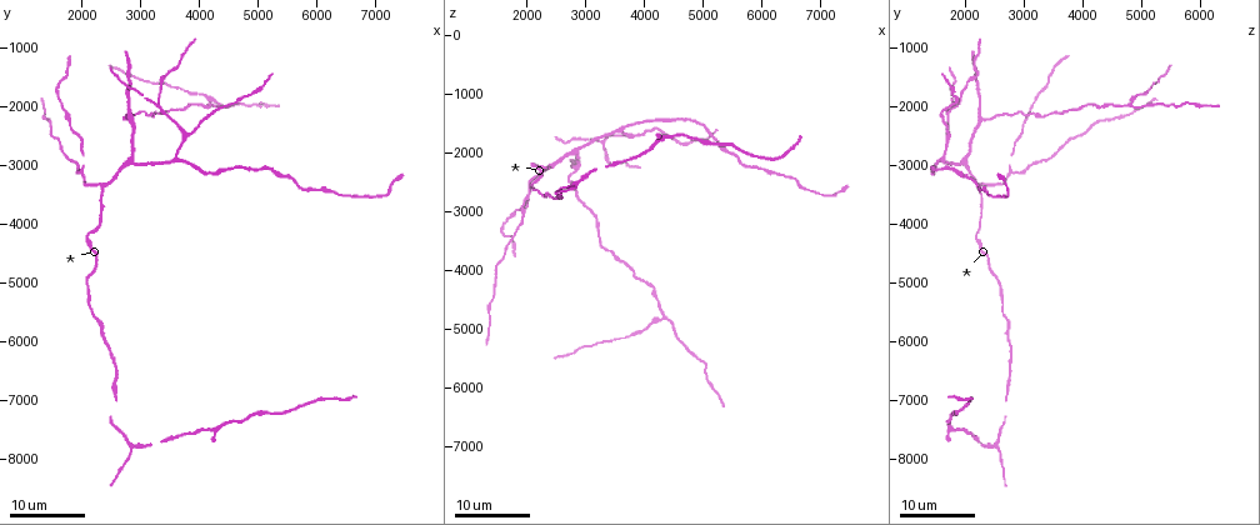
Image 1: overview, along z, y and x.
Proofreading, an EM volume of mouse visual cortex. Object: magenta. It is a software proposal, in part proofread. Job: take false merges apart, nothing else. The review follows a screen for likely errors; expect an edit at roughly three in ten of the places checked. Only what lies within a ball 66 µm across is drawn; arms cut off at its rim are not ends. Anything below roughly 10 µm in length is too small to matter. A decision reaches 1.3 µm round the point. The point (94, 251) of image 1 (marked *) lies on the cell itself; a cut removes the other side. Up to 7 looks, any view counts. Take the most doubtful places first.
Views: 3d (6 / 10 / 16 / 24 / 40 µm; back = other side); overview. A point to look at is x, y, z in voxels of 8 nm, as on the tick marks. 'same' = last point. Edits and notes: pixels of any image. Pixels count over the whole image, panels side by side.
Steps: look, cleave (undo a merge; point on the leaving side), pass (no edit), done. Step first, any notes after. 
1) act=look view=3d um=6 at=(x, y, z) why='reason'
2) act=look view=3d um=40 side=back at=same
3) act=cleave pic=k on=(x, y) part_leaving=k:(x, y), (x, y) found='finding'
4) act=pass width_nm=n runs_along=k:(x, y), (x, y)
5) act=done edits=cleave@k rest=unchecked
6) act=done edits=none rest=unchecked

act=look view=3d um=24 at=(3550, 2800, 1650) why='arms part here'

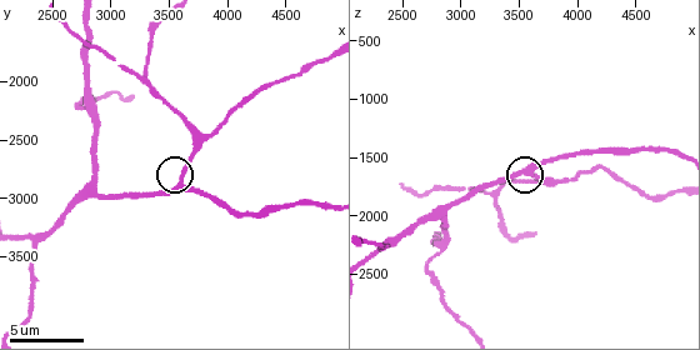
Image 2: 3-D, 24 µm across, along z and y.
act=look view=3d um=6 at=(3600, 2860, 1620)

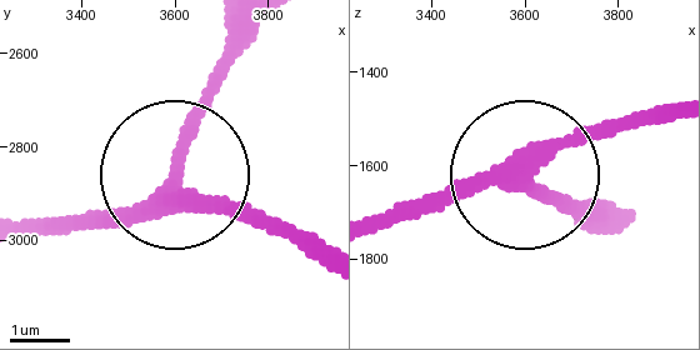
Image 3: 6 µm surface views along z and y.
act=look view=3d um=6 side=back at=(3600, 2860, 1630) why='other side'

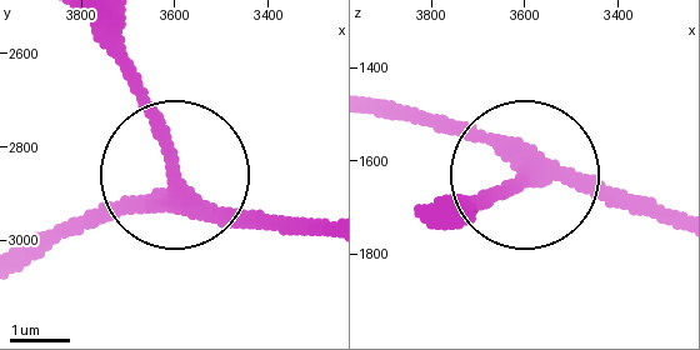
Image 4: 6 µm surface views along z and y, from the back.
act=pass arms=3 runs_along=4:(679, 226), (545, 171), (440, 201) found='continuous, no second cell'

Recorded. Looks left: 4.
act=look view=3d um=24 at=(4300, 1950, 4800) why='arms part here'

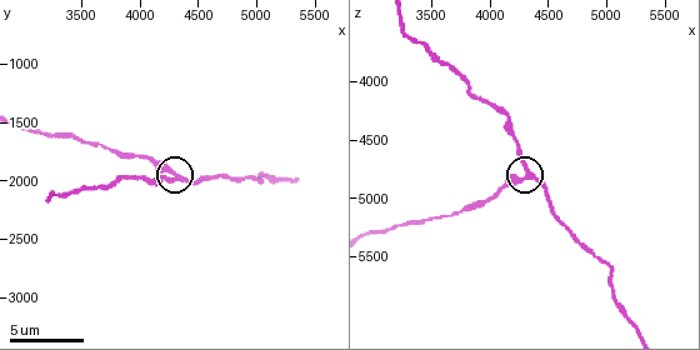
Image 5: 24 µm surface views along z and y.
act=look view=3d um=6 at=(4340, 1980, 4840) why='zoom in'

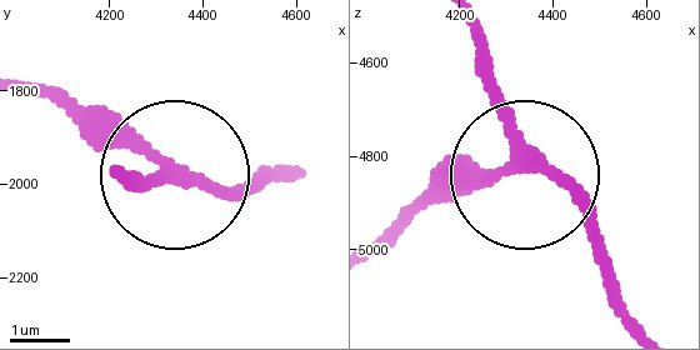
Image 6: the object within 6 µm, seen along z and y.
act=pass arms=3 runs_along=6:(113, 178), (251, 193) found='one cell here'

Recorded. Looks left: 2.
act=look view=3d um=24 at=(2300, 3350, 2200) why='a fork'

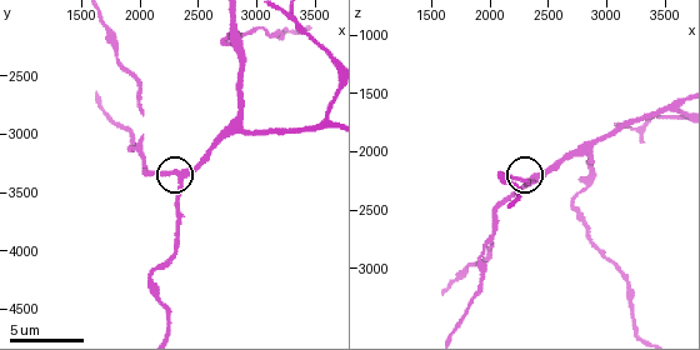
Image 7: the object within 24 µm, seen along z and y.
act=look view=3d um=10 at=same why='closer look'

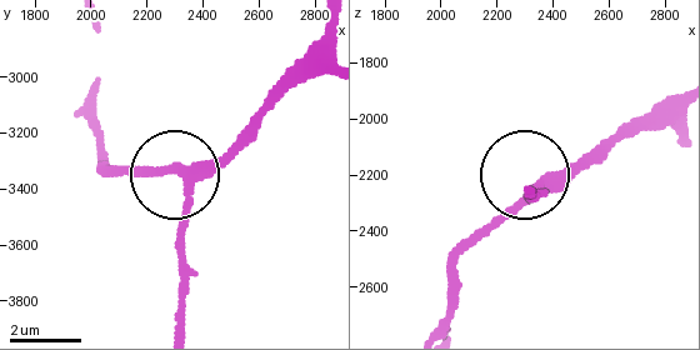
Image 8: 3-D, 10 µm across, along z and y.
act=pass arms=3 runs_along=8:(176, 321), (183, 178), (174, 169), (118, 169) found='all the same cell'

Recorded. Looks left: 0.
act=done edits=none rest=unchecked

